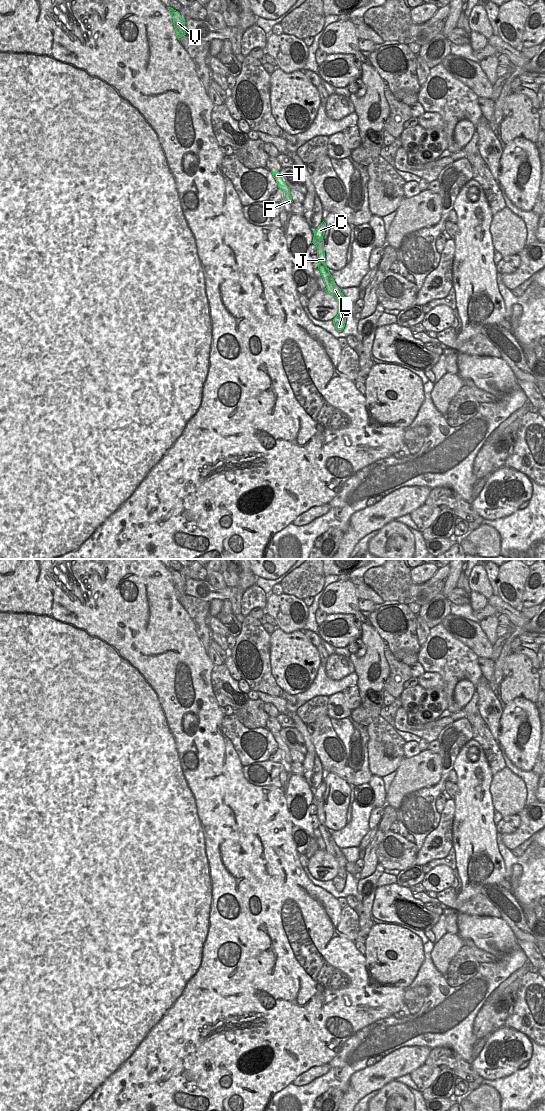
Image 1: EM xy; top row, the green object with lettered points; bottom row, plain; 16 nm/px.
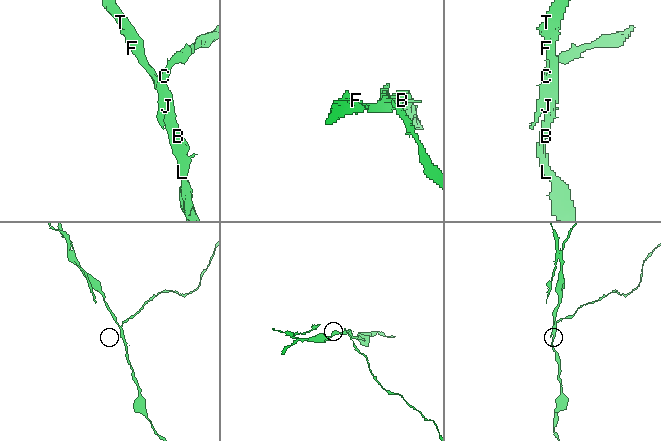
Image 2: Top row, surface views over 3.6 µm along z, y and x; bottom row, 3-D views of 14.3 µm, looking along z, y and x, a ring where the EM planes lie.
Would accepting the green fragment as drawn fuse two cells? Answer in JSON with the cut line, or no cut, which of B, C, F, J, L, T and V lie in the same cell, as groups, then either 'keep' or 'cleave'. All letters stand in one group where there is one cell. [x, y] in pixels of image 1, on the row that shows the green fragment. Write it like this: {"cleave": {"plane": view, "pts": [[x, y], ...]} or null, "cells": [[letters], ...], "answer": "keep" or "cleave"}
{"cleave": {"plane": "xy", "pts": [[314, 235], [316, 239], [323, 241]]}, "cells": [["B", "F", "J", "L", "T", "V"], ["C"]], "answer": "cleave"}

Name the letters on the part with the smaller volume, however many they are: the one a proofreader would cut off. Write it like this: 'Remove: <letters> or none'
Remove: C

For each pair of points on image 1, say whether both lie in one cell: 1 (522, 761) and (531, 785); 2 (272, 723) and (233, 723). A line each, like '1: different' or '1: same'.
1: different
2: different

